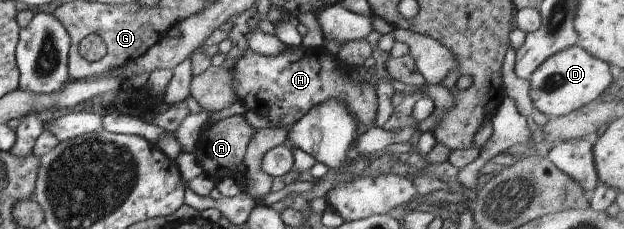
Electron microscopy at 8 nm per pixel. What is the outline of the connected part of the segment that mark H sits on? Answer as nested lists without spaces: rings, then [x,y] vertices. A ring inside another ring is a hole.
[[[296,45],[288,46],[283,53],[275,55],[275,57],[265,57],[265,55],[257,55],[250,48],[245,50],[242,55],[233,59],[233,65],[229,69],[231,73],[231,93],[234,100],[241,103],[247,108],[265,117],[270,125],[268,127],[289,127],[295,125],[313,105],[323,103],[325,99],[339,99],[341,103],[345,103],[347,111],[353,115],[355,119],[355,131],[359,125],[368,125],[375,119],[377,113],[377,95],[373,89],[372,76],[367,71],[362,71],[358,67],[359,60],[340,59],[337,55],[333,55],[324,50],[324,47],[303,47]],[[345,65],[357,68],[361,75],[352,77],[349,71],[345,69]]]

